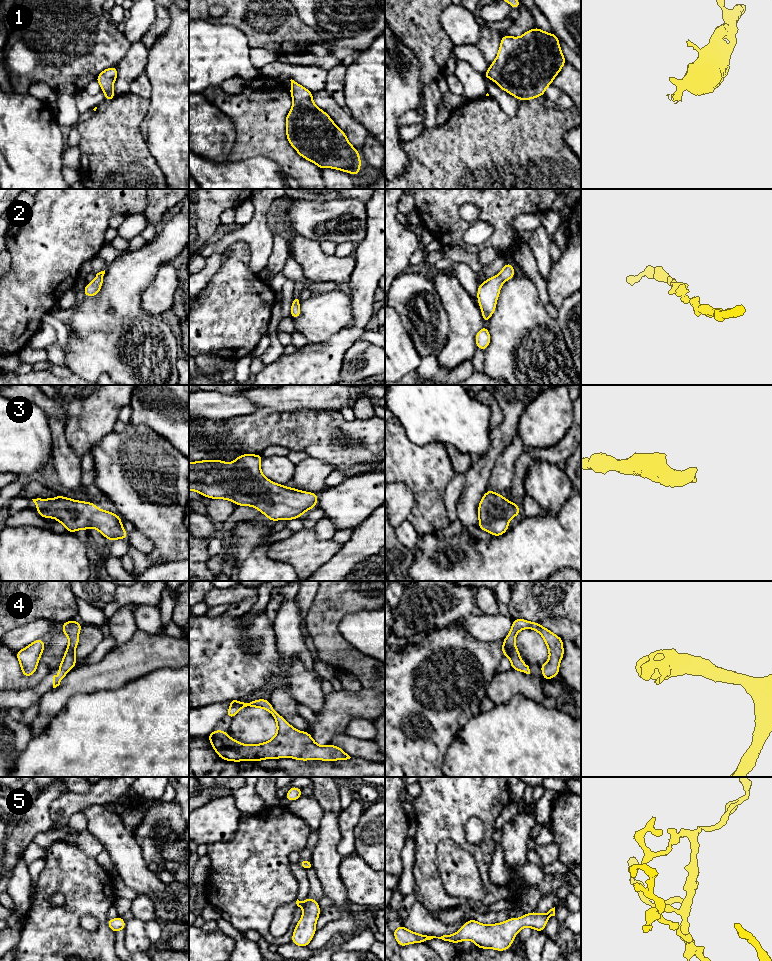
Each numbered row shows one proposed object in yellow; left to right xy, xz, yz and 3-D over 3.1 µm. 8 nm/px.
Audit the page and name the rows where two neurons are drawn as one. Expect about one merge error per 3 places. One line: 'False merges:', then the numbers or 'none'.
False merges: none

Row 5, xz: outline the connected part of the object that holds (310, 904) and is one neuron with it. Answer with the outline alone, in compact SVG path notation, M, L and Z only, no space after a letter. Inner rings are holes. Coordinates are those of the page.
M309 896L305 902L297 899L296 904L303 909L303 914L294 928L291 943L301 947L308 947L317 931L316 922L320 916L320 906L317 901Z

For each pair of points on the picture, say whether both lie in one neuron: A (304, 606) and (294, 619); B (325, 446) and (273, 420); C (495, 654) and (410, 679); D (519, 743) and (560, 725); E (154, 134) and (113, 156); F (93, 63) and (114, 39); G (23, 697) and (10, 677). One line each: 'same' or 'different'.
A: different
B: same
C: same
D: same
E: different
F: same
G: different

